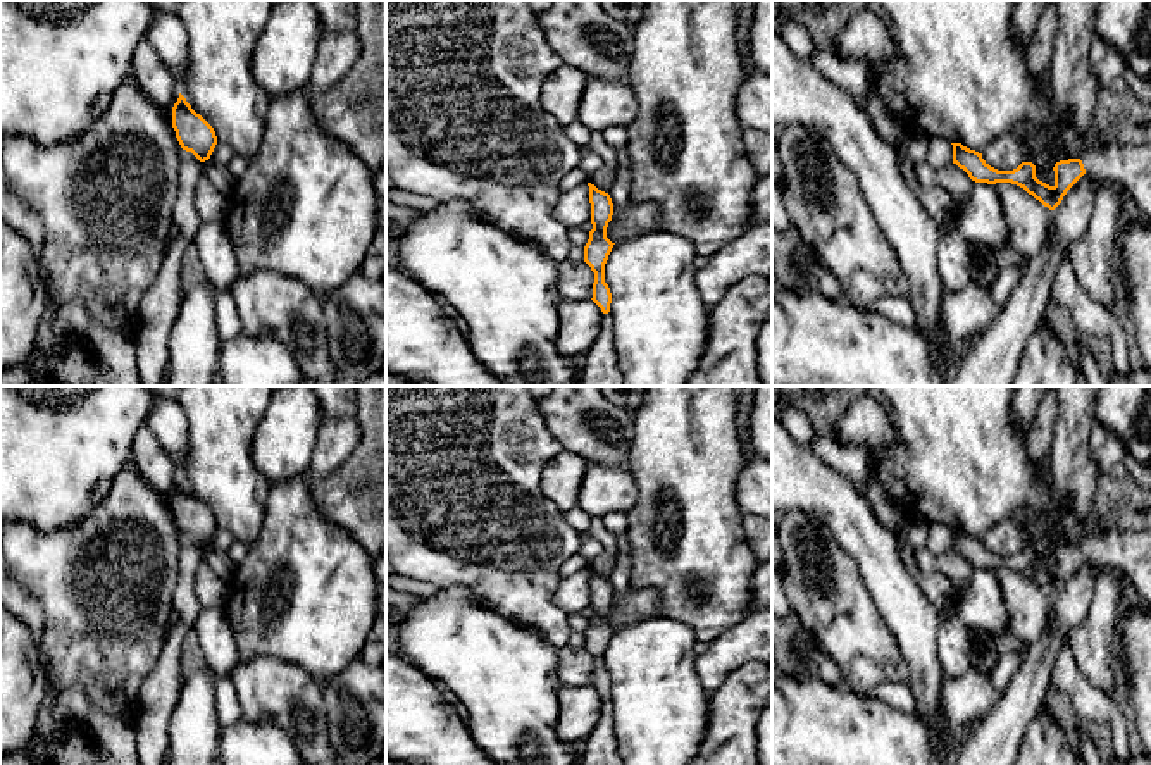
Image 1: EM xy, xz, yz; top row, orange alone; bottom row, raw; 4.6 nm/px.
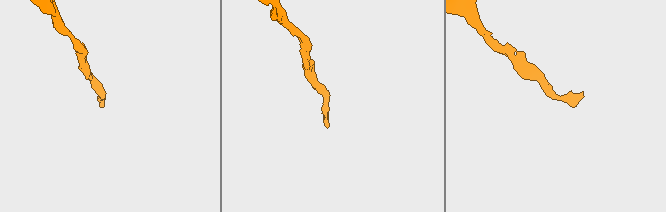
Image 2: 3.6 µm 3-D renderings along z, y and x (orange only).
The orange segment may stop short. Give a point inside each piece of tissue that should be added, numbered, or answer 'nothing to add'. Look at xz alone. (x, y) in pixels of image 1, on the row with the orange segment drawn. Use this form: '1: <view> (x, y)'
1: xz (600, 369)

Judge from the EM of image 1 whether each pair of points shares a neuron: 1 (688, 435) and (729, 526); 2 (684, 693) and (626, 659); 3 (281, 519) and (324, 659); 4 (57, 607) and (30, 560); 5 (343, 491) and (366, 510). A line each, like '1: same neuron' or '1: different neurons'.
1: same neuron
2: same neuron
3: same neuron
4: same neuron
5: same neuron

